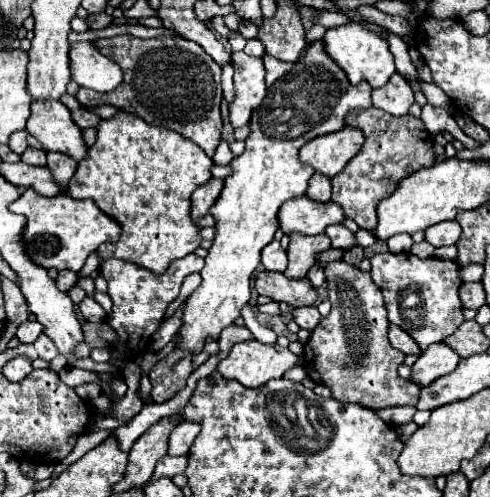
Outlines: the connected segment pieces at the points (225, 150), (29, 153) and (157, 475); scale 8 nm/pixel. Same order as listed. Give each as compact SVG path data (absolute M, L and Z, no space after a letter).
M224 139L220 141L220 145L218 145L218 149L216 149L212 159L214 159L216 165L228 165L232 161L232 151L230 151L230 147L228 147L228 143Z
M28 147L28 149L22 153L22 161L28 163L28 165L46 165L46 151L44 151L44 149Z
M168 455L162 457L162 461L158 461L158 467L156 467L154 475L152 475L152 481L158 481L162 477L172 479L174 475L178 475L178 473L182 473L186 469L186 463L188 463L186 457L168 457Z

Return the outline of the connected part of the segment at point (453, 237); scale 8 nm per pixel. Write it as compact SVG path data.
M444 221L442 225L434 225L430 229L426 229L426 241L432 243L434 247L444 247L444 245L454 245L458 243L462 233L462 227L458 225L458 221Z

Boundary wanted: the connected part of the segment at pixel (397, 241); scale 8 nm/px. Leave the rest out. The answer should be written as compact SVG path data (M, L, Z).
M406 233L392 235L390 241L388 241L388 249L390 249L390 253L408 253L412 245L414 245L414 241L412 241L412 237L406 235Z

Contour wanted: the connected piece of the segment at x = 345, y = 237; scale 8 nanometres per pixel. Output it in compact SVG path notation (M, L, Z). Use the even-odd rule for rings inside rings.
M330 225L330 227L326 227L326 235L330 237L334 249L350 251L354 247L354 235L344 225Z

